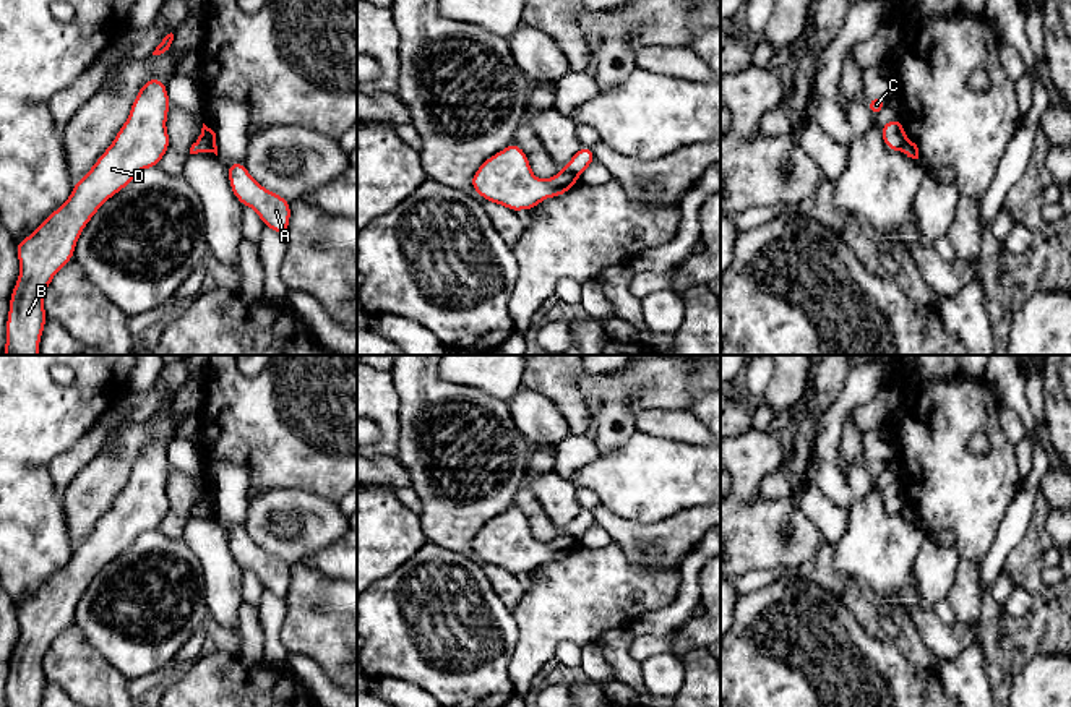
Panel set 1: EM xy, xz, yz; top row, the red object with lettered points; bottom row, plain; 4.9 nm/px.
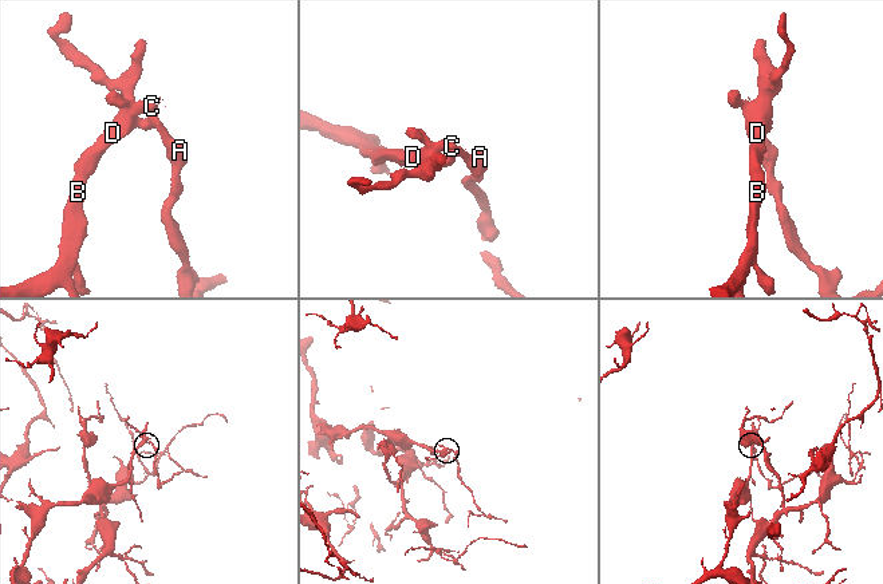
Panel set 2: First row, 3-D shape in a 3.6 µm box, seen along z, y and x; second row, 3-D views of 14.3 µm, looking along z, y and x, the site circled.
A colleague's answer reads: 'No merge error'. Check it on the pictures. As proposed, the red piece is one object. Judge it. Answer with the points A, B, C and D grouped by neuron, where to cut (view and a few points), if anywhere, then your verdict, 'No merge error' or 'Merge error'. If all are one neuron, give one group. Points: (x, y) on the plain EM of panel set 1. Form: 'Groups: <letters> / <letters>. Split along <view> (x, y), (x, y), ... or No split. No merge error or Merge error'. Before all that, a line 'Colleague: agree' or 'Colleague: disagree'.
Colleague: disagree
Groups: A / B C D. Split along xy (198, 501), (215, 514). Merge error

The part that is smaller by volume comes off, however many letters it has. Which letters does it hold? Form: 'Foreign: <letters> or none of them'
Foreign: A

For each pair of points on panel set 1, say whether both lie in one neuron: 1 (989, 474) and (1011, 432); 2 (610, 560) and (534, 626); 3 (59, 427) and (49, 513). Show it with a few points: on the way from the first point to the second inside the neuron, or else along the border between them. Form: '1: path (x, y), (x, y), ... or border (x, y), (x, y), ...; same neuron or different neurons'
1: border (1000, 406), (1000, 428), (1013, 446); different neurons
2: path (591, 579), (572, 599), (554, 608); same neuron
3: path (38, 446), (21, 462), (21, 485), (28, 492); same neuron

